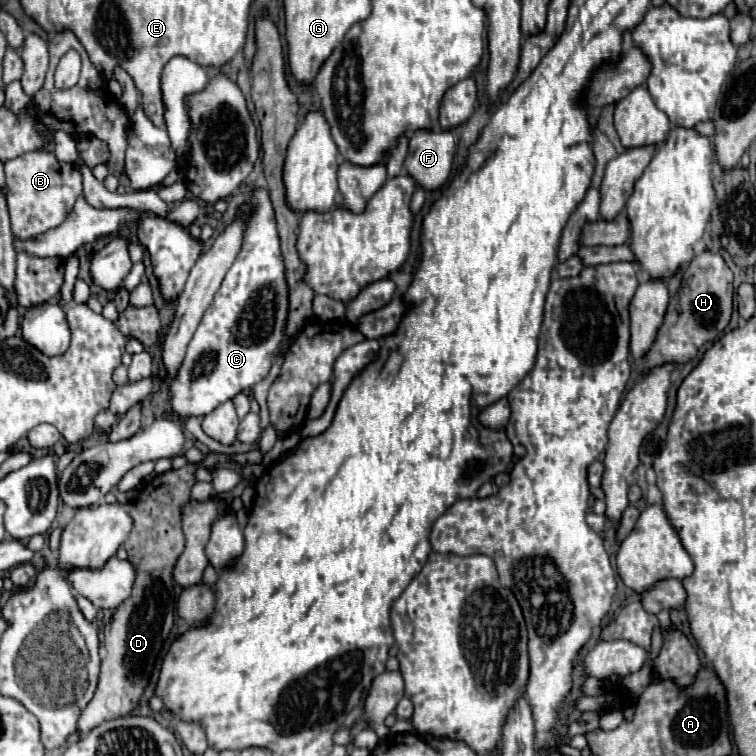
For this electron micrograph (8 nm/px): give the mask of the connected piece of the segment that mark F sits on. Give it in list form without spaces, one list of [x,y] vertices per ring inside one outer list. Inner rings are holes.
[[[414,131],[404,161],[408,175],[424,191],[440,189],[450,177],[456,143],[450,131]]]

